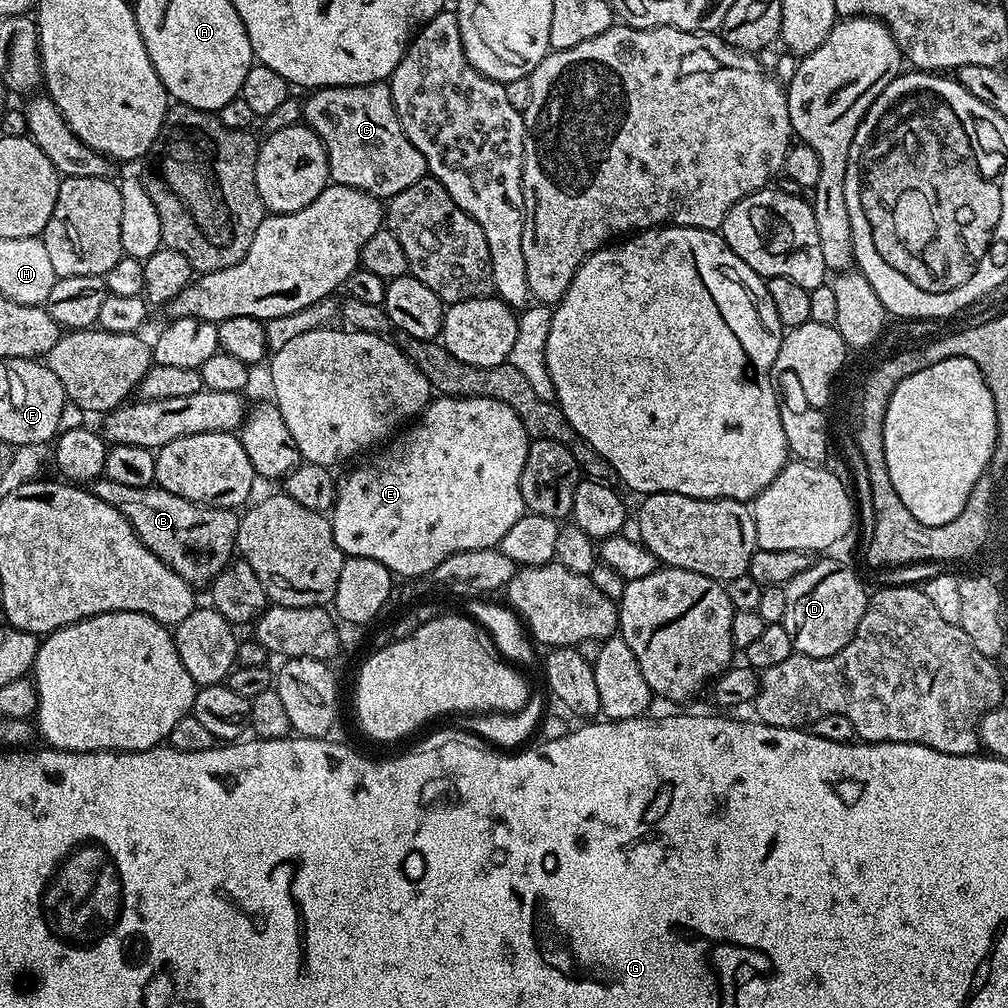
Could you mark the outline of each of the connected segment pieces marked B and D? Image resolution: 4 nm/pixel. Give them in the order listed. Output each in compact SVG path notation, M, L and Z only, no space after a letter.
M92 481L90 491L102 502L114 506L130 522L130 526L138 534L138 538L157 558L164 560L166 566L174 569L187 584L193 586L211 585L215 576L226 565L231 564L236 552L236 531L240 525L240 516L231 508L211 508L205 504L195 504L186 498L178 498L178 494L170 494L159 486L138 487L128 486L125 483L100 484Z
M820 558L817 562L809 563L809 566L806 570L802 570L802 574L798 574L793 578L791 582L786 585L784 588L784 593L786 594L786 614L783 618L783 625L786 631L790 634L790 638L792 639L792 647L795 649L797 653L801 656L809 656L810 658L830 658L834 654L838 654L838 650L842 650L844 647L849 644L854 638L854 634L858 630L858 622L862 622L862 614L866 610L866 606L868 605L868 597L869 593L867 591L864 592L864 584L860 581L860 576L855 572L854 569L851 568L848 564L843 564L840 560L824 560L828 558Z

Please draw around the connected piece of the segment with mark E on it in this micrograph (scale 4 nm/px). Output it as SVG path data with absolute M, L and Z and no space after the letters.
M437 395L418 422L409 423L381 447L385 448L377 456L339 481L330 513L334 540L345 557L374 558L397 577L427 577L450 554L495 548L506 530L526 512L520 479L529 443L528 432L510 406L494 398L465 400L463 396Z

